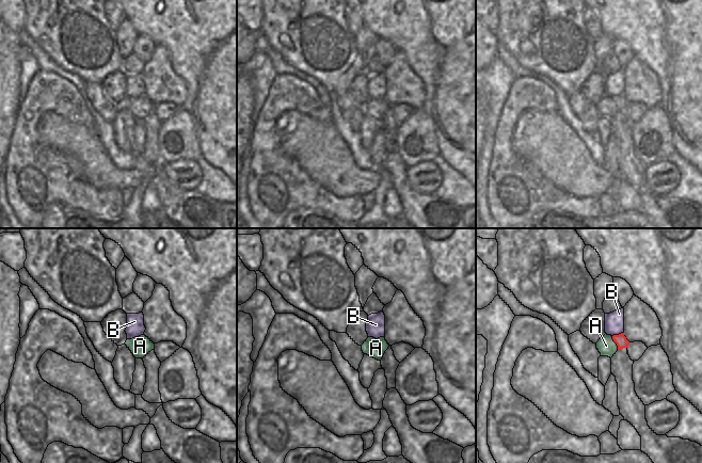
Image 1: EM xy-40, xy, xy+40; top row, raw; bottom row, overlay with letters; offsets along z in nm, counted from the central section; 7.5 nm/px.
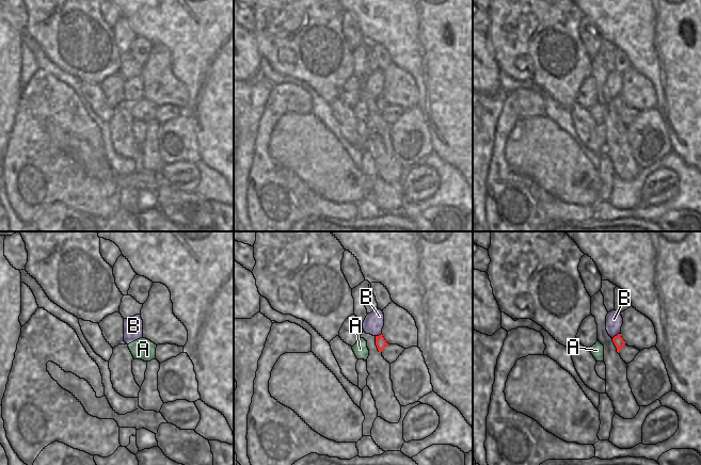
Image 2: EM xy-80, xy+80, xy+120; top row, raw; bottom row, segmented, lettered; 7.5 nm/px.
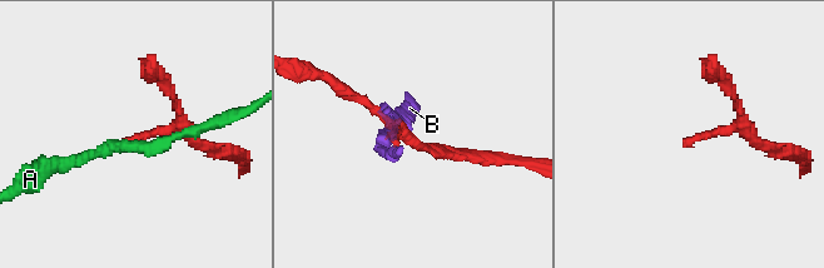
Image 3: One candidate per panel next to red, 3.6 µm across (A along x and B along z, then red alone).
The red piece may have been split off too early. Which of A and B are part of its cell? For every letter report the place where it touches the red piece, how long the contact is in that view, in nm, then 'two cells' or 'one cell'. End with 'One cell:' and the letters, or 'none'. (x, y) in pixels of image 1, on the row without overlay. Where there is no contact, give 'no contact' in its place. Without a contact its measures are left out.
A: xy+40 (615, 102) | 120 nm | two cells
B: xy+40 (619, 95) | 90 nm | two cells
One cell: none

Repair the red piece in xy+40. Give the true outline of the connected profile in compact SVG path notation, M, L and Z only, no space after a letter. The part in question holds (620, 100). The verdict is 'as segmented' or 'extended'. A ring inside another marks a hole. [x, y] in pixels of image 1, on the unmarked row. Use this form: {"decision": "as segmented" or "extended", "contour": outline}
{"decision": "as segmented", "contour": "M621 94L619 96L613 96L612 97L613 102L618 107L618 111L621 111L623 109L628 109L628 106L631 105L626 98L624 97L624 94Z"}

